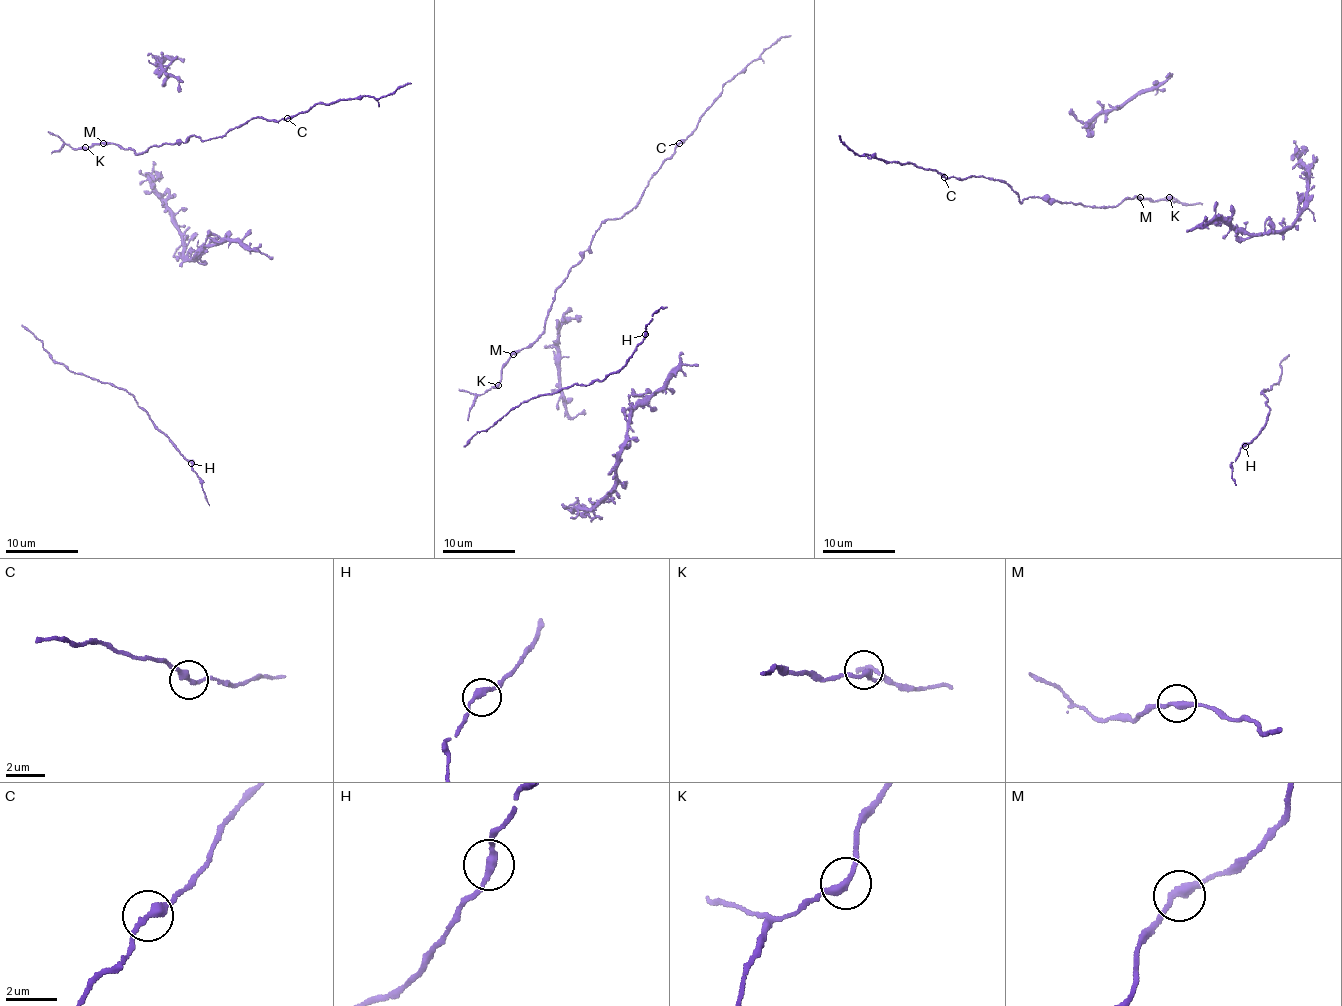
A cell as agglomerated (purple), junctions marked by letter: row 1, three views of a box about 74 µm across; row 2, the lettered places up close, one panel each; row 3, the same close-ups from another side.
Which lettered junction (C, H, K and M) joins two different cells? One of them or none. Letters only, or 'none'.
none

